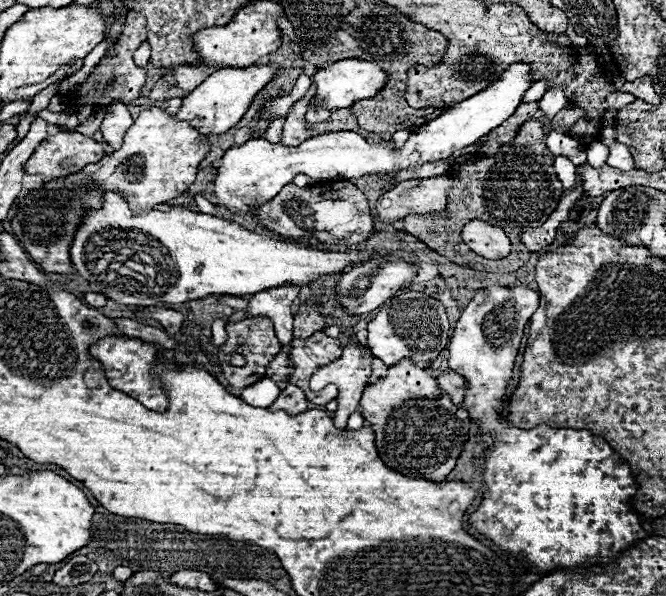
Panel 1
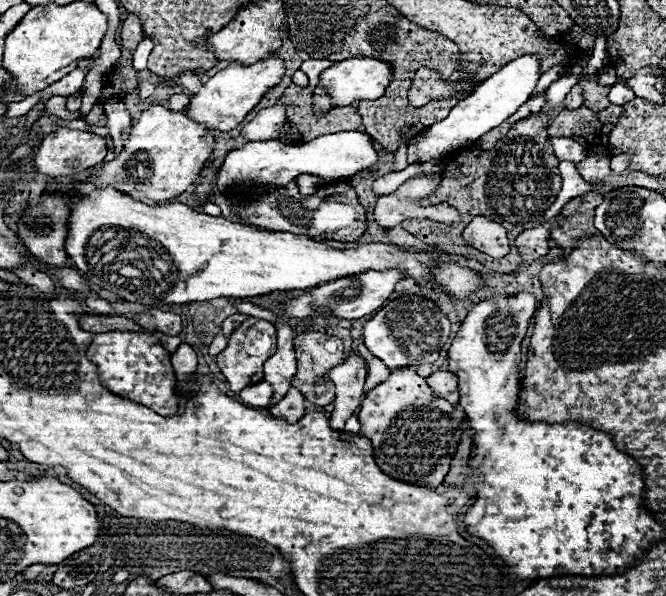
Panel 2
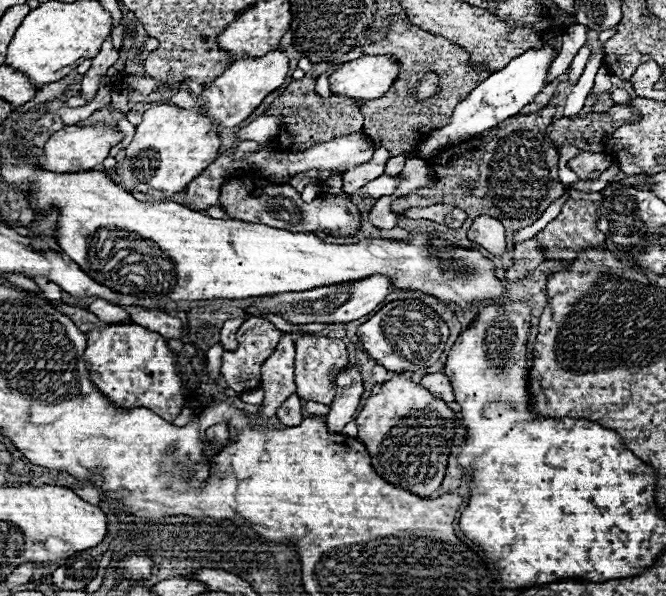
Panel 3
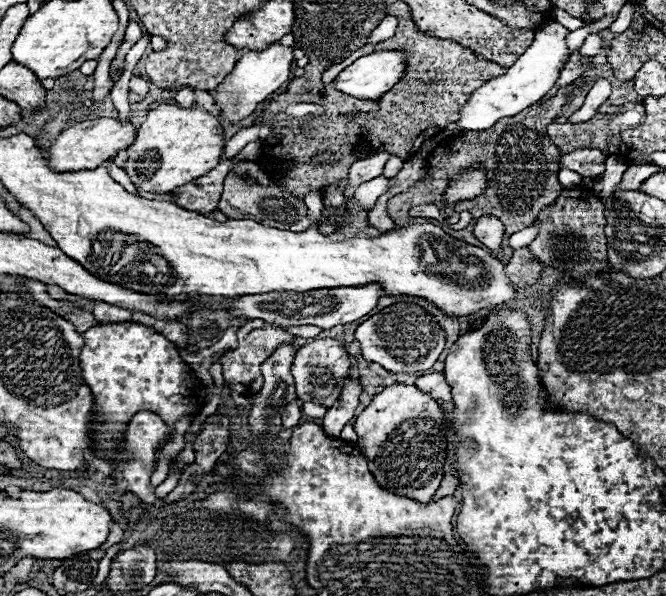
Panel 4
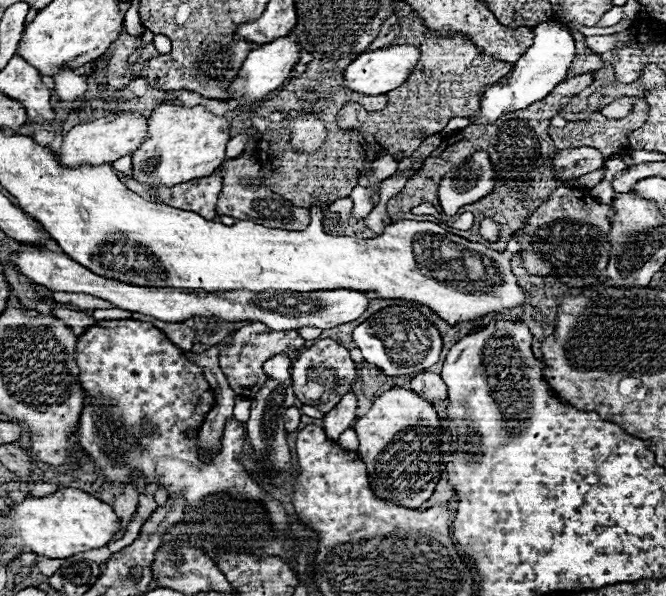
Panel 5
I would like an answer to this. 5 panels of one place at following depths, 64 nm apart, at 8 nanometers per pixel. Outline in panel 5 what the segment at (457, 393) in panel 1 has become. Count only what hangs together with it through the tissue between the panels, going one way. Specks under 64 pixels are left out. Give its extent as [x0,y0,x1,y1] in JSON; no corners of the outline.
[412,372,448,402]

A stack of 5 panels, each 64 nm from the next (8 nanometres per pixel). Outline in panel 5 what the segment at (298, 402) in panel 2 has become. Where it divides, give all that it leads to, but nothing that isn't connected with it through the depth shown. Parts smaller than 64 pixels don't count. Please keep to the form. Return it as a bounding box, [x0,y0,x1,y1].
[284,406,302,432]

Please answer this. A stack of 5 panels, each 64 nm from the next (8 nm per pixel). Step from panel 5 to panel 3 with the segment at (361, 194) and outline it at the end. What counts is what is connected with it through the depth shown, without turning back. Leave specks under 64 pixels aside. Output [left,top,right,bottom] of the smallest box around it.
[364,174,400,198]

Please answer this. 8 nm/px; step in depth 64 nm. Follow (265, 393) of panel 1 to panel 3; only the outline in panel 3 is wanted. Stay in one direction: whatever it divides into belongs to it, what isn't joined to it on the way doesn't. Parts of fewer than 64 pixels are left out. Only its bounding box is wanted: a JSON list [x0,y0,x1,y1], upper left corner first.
[240,388,264,406]

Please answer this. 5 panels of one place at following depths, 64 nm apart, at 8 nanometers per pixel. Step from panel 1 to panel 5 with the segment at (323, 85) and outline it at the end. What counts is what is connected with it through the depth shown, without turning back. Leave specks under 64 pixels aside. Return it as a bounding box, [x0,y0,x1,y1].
[344,46,420,96]

